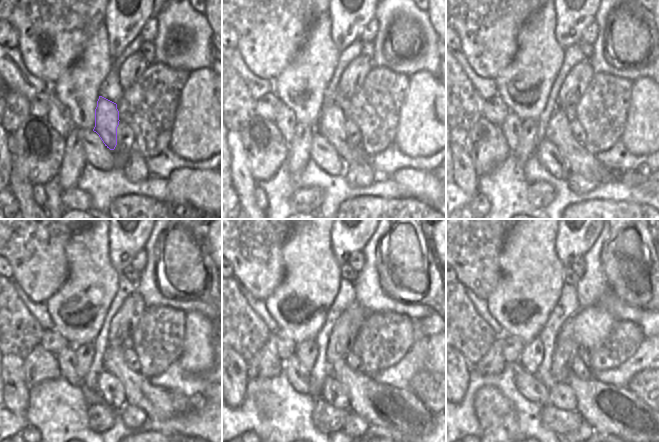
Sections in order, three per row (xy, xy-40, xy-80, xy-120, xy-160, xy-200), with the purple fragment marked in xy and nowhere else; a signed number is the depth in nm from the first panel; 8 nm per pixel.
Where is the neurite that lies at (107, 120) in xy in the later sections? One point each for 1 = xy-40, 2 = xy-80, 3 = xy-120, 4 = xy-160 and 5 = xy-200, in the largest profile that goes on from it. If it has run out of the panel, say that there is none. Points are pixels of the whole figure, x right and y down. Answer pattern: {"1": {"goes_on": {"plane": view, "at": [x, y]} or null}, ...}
{"1": {"goes_on": {"plane": "xy-40", "at": [331, 125]}}, "2": {"goes_on": {"plane": "xy-80", "at": [581, 161]}}, "3": {"goes_on": {"plane": "xy-120", "at": [158, 403]}}, "4": {"goes_on": {"plane": "xy-160", "at": [380, 405]}}, "5": {"goes_on": {"plane": "xy-200", "at": [608, 409]}}}

